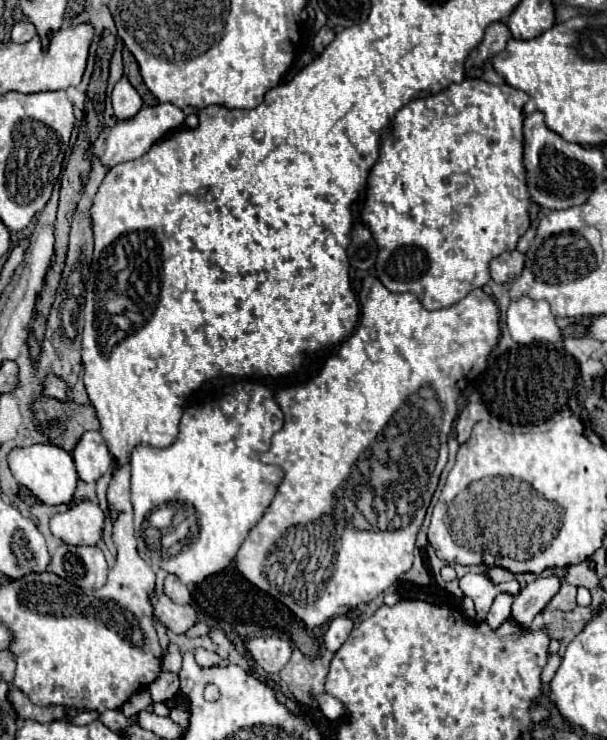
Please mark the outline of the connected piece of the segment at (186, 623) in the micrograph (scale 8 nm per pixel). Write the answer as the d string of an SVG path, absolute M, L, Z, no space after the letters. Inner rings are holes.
M166 594L158 596L158 606L154 608L154 612L158 614L160 622L176 634L184 634L196 622L196 614L192 606L174 604Z

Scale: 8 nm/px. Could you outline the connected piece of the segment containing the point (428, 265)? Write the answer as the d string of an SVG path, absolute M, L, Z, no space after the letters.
M466 78L460 84L450 86L446 92L412 100L408 106L404 106L394 122L390 124L390 134L382 138L380 144L380 158L370 170L368 176L368 196L366 196L366 206L362 210L362 222L364 226L372 232L376 244L378 244L378 256L376 256L376 276L378 280L392 292L412 292L418 296L420 304L426 310L440 310L448 308L456 302L460 302L470 290L482 288L490 280L490 260L494 256L500 256L506 250L516 250L516 244L520 236L528 230L530 218L528 218L528 208L530 208L530 194L526 188L526 176L524 176L524 136L522 136L522 122L524 122L524 104L528 102L528 96L508 84L502 86L492 86L486 84L478 78Z

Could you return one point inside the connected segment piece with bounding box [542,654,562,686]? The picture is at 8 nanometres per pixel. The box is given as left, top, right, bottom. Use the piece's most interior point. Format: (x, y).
(554, 661)

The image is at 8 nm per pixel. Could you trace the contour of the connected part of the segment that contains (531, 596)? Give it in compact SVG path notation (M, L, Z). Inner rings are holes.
M538 578L530 584L526 584L526 588L522 588L522 592L514 598L512 604L512 612L510 612L510 620L516 622L518 626L530 628L534 616L550 602L550 598L558 592L560 588L560 578Z

